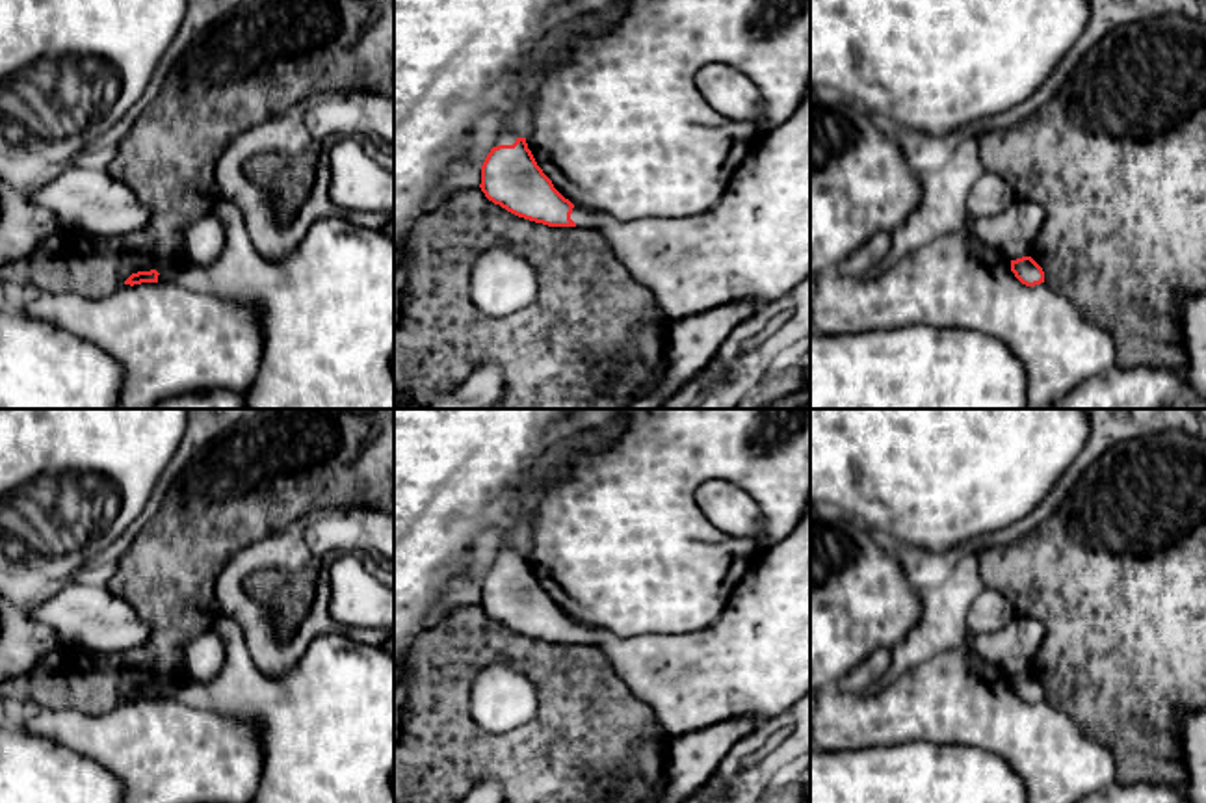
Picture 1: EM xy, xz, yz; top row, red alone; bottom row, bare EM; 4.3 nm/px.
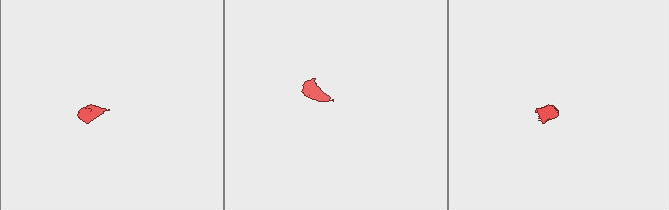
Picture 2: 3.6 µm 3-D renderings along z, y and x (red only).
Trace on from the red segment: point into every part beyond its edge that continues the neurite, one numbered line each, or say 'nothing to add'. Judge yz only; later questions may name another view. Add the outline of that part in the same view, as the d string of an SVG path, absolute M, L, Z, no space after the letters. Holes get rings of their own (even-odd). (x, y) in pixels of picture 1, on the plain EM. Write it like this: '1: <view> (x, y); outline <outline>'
nothing to add

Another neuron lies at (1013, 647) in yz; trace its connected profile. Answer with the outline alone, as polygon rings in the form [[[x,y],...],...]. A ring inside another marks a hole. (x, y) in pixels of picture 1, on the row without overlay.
[[[1015,613],[1000,630],[964,638],[964,647],[985,662],[1002,667],[1009,677],[1031,671],[1046,632],[1039,619]]]

